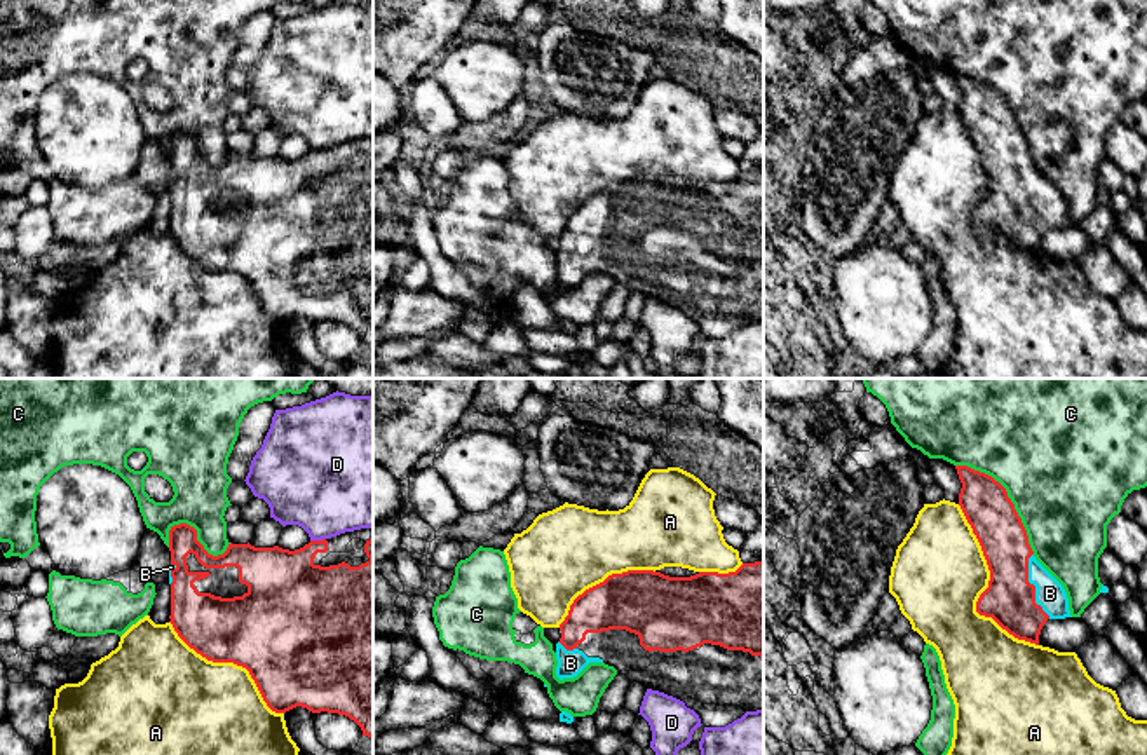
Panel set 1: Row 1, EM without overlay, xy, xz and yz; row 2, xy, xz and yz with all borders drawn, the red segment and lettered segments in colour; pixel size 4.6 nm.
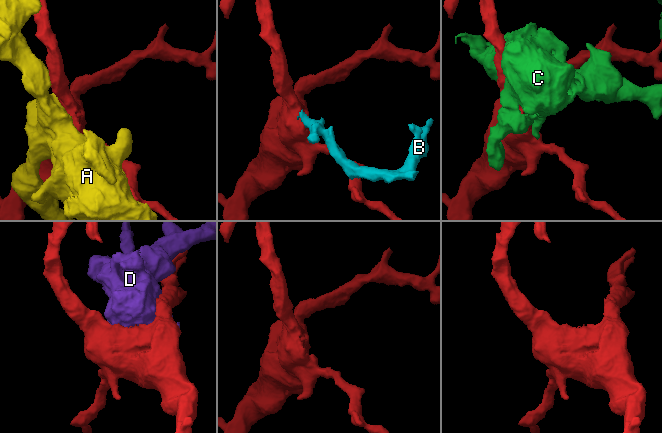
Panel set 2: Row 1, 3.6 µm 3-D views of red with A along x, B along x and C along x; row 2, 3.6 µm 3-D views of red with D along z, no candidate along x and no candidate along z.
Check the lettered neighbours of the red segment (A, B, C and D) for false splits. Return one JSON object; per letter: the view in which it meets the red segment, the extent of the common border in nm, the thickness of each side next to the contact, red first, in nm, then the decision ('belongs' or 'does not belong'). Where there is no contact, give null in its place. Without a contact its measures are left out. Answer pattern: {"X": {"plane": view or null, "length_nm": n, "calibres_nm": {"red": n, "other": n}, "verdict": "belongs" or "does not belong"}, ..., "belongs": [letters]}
{"A": {"plane": "yz", "length_nm": 750, "calibres_nm": {"red": 240, "other": 440}, "verdict": "does not belong"}, "B": {"plane": "yz", "length_nm": 320, "calibres_nm": {"red": 240, "other": 140}, "verdict": "belongs"}, "C": {"plane": "yz", "length_nm": 550, "calibres_nm": {"red": 220, "other": 480}, "verdict": "does not belong"}, "D": {"plane": "xy", "length_nm": 70, "calibres_nm": {"red": 320, "other": 440}, "verdict": "does not belong"}, "belongs": ["B"]}

